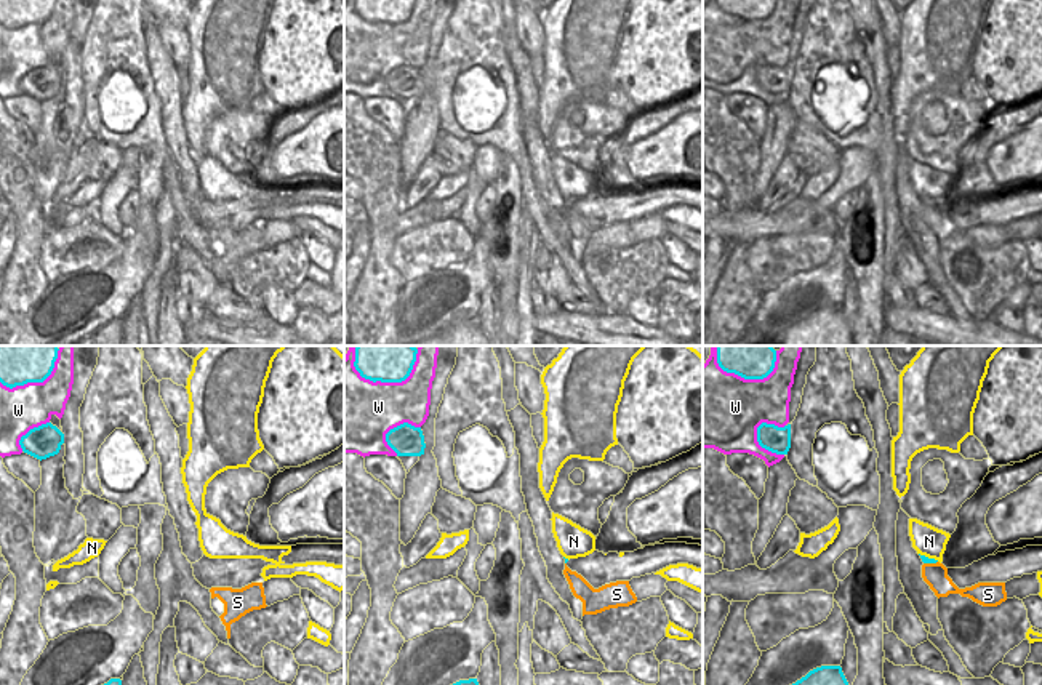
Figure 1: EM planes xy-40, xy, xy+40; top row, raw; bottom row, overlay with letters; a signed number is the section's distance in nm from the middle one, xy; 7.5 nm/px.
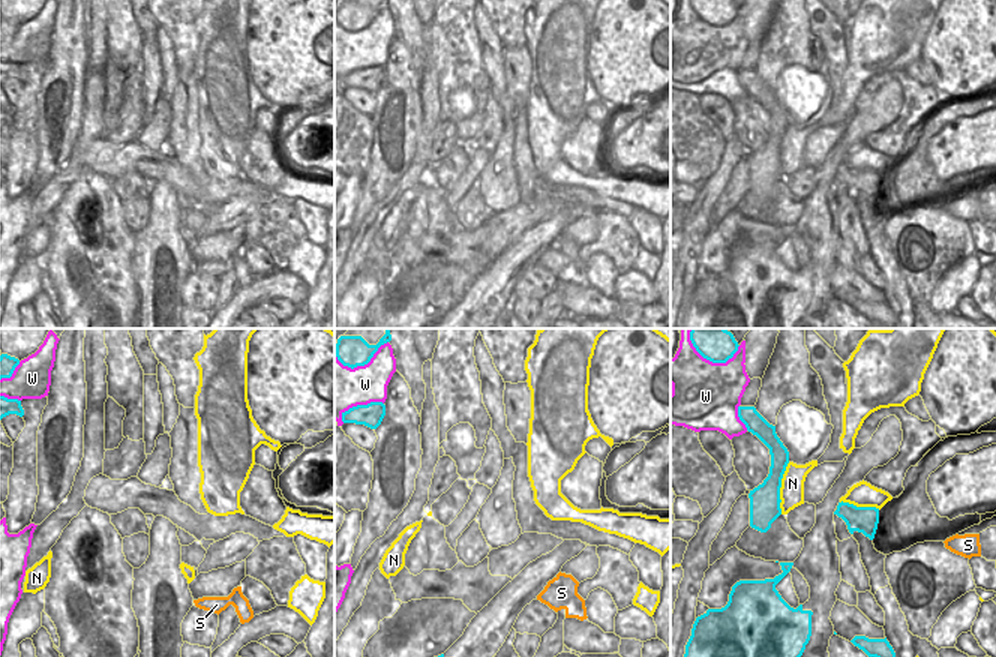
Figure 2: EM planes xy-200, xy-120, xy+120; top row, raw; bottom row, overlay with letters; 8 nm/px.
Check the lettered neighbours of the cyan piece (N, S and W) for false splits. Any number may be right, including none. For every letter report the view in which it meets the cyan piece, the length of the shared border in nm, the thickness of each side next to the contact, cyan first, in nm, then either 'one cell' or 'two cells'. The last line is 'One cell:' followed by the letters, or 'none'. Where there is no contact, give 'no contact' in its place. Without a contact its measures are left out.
N: contact in xy+40; length 170 nm; calibres 50 and 220 nm; two cells
S: contact in xy+40; length 110 nm; calibres 50 and 190 nm; two cells
W: contact in xy-40; length 500 nm; calibres 440 and 340 nm; two cells
One cell: none

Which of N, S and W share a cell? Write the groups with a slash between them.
N / S / W

